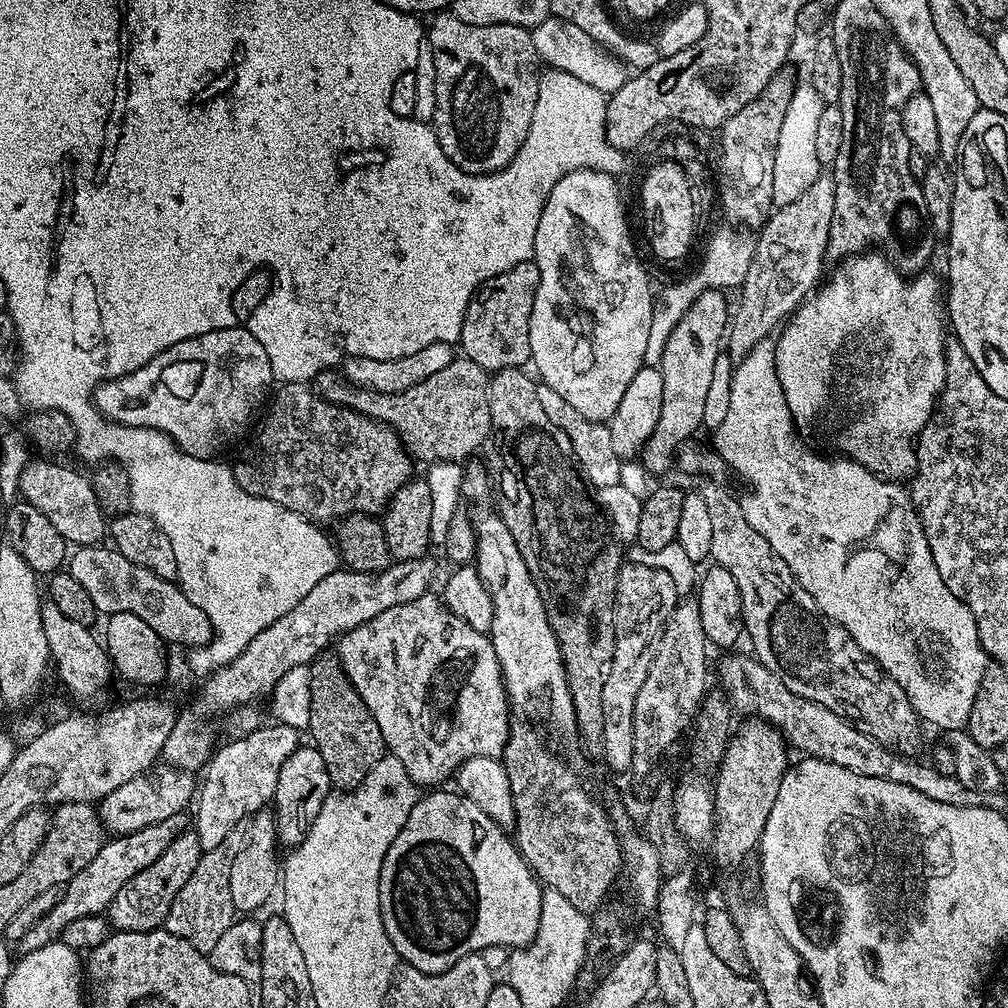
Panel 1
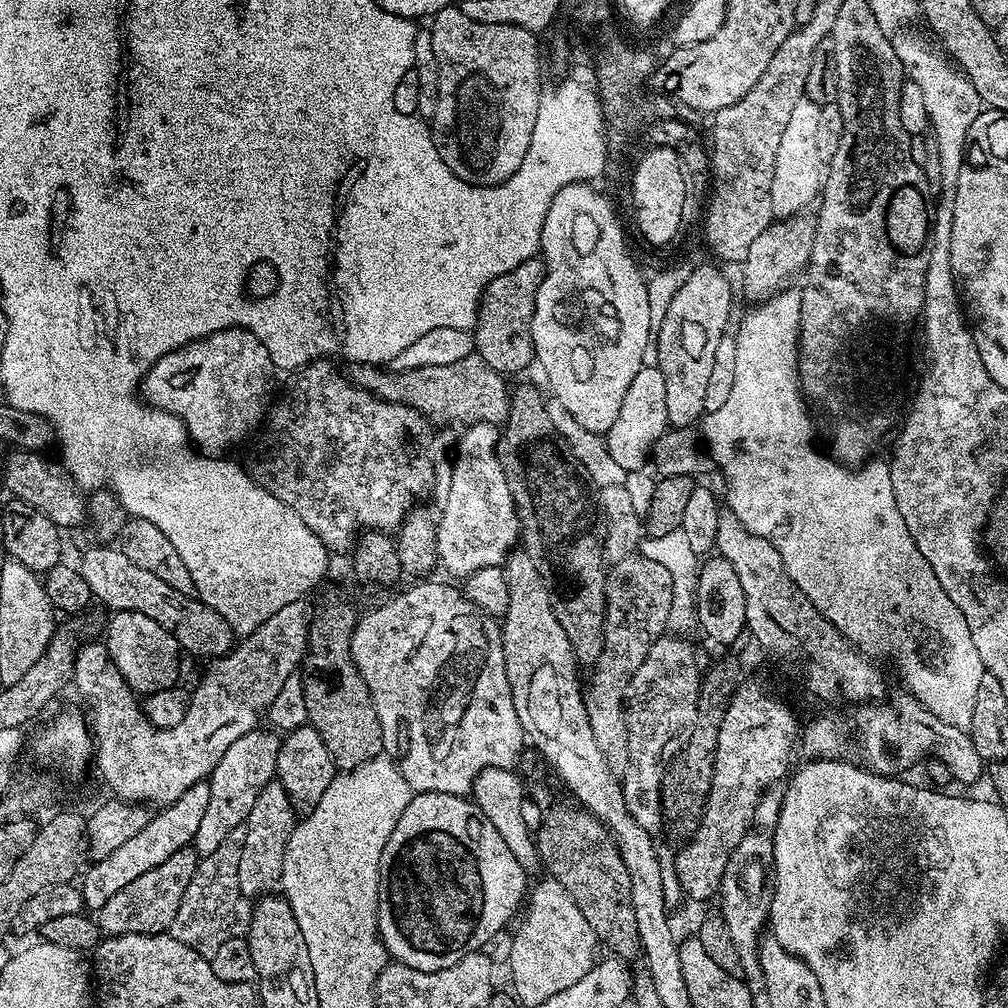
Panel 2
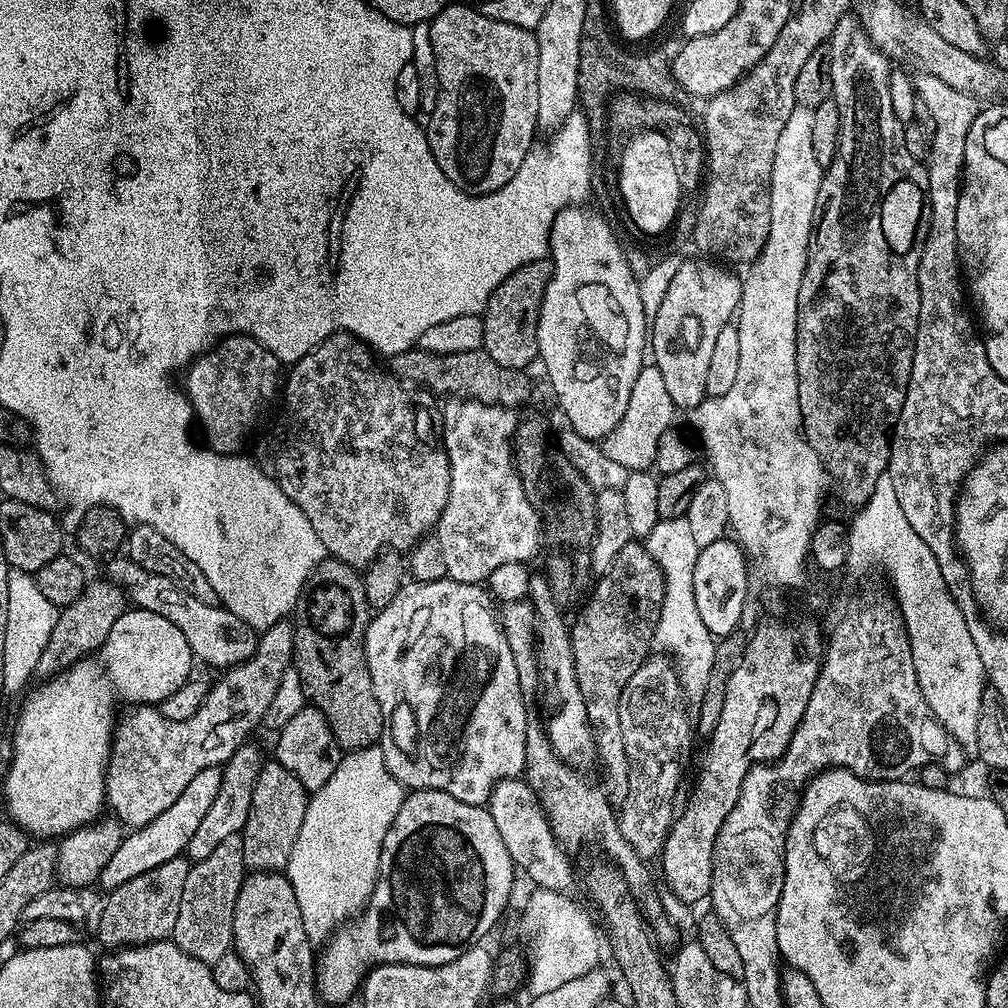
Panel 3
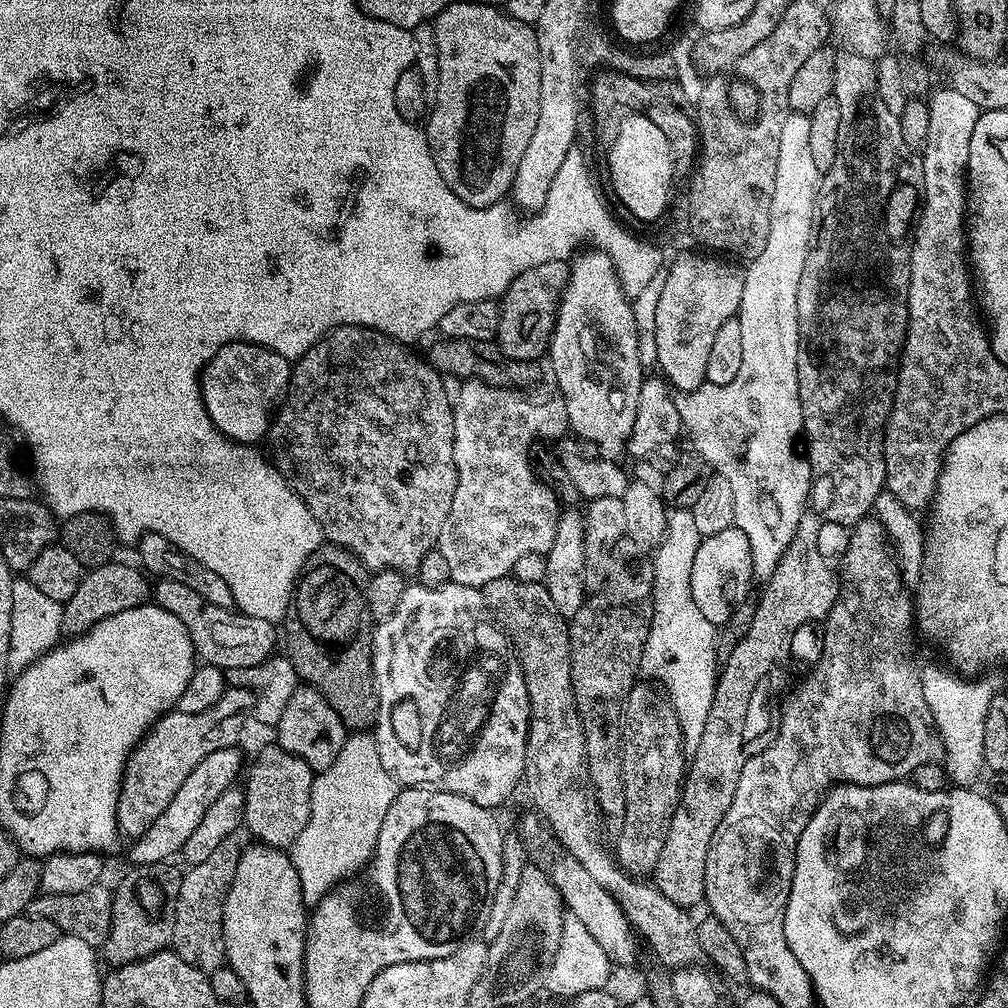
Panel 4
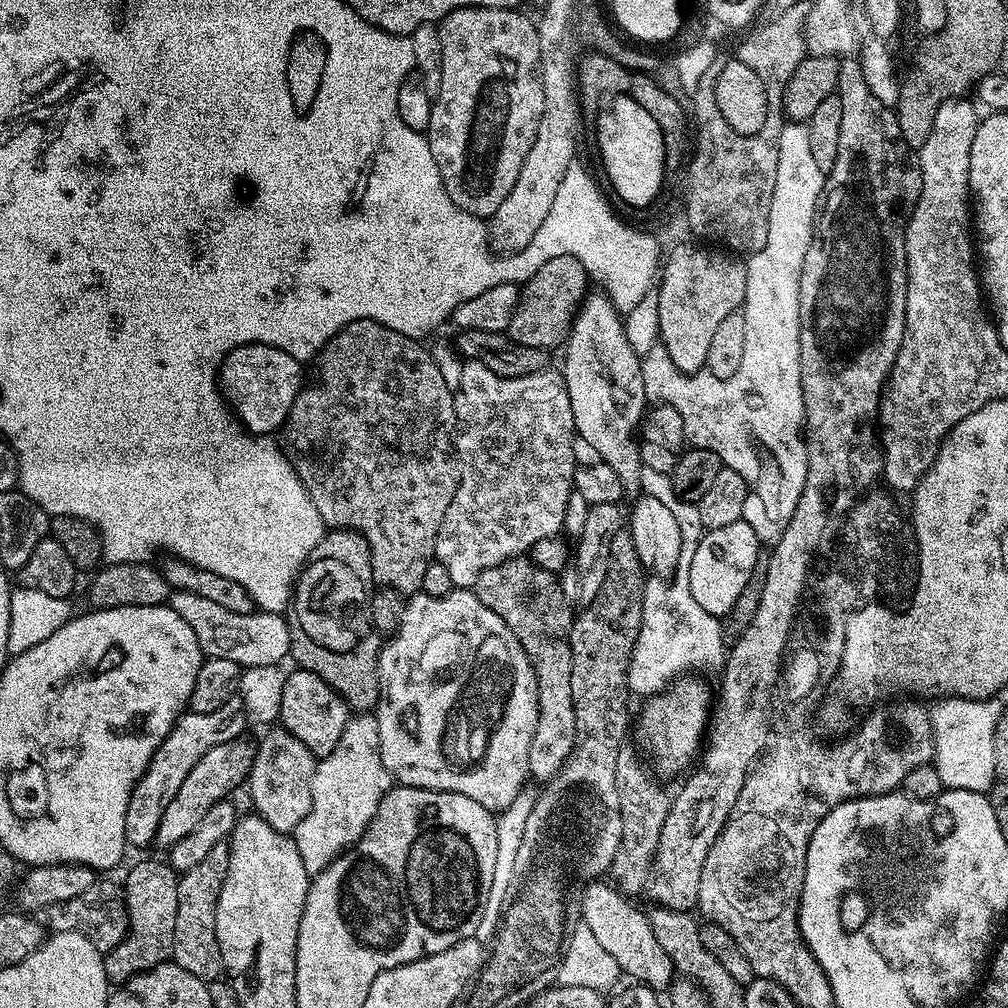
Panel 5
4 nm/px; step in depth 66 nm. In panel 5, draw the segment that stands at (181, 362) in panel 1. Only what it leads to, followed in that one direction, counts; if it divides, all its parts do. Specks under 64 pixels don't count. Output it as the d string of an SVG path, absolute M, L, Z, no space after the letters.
M247 344L230 350L220 365L218 387L223 399L236 411L236 416L247 431L258 436L272 436L279 433L284 420L294 406L301 388L306 383L301 361L296 360L286 350L265 344Z

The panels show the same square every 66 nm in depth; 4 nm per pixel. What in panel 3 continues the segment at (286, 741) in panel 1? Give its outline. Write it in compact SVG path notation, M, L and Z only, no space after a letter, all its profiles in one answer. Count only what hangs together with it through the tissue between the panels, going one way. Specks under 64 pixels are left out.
M245 742L241 748L234 750L232 757L222 766L222 784L218 786L218 794L214 794L214 803L200 819L198 830L190 834L190 842L186 845L186 856L189 861L207 858L223 840L243 833L254 798L254 782L258 782L258 774L266 763L266 757L260 753L259 746L252 743Z

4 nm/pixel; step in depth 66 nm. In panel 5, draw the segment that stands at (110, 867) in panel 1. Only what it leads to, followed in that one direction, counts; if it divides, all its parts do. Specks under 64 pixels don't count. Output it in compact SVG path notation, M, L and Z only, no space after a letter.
M248 738L222 742L214 750L210 750L194 766L190 774L186 774L186 782L182 782L178 794L170 806L166 806L166 814L162 814L160 823L159 843L170 846L180 841L194 826L198 826L198 818L203 818L206 810L214 806L214 802L222 802L225 798L231 797L232 788L241 787L242 782L247 781L248 772L254 766L256 757L256 744L248 741Z

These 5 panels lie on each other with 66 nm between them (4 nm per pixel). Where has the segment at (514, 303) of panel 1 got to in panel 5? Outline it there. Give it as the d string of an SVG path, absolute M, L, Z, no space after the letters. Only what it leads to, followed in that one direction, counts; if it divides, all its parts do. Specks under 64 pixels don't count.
M551 256L545 264L540 264L538 270L529 276L523 287L520 288L520 301L516 304L514 314L510 318L506 332L512 340L522 346L552 350L552 347L563 345L572 331L572 321L584 302L584 297L590 291L590 277L584 264L573 256Z

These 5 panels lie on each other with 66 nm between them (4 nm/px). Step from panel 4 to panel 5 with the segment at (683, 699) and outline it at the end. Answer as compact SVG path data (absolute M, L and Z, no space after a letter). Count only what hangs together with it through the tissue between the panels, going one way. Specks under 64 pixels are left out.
M688 532L681 534L681 554L670 577L672 585L665 590L664 596L648 594L644 597L642 626L632 651L630 669L631 691L635 695L637 692L640 698L667 689L674 678L686 673L684 671L696 663L704 664L709 660L719 665L725 659L726 644L717 635L721 631L721 617L714 614L700 616L702 606L698 606L698 602L694 602L694 594L690 594L690 562L694 558L694 550L698 550L699 541L696 536L688 536Z

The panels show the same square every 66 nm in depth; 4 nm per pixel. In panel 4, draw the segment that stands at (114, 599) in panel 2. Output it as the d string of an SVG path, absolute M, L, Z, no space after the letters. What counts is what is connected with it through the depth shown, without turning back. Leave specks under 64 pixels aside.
M157 579L154 584L154 602L162 610L170 610L170 614L174 614L174 618L186 626L197 657L205 664L213 664L215 668L243 670L258 666L277 651L277 625L273 621L208 604L202 594L194 594L194 590L190 590L190 586L182 586L182 582Z

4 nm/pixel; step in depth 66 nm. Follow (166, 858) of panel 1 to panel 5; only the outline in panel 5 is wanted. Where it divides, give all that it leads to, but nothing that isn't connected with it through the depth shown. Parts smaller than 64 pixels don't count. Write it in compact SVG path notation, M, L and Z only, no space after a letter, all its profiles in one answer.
M163 859L160 860L144 860L134 865L122 883L126 935L116 948L103 953L109 985L124 984L131 976L172 960L174 918L178 918L180 881L176 869Z

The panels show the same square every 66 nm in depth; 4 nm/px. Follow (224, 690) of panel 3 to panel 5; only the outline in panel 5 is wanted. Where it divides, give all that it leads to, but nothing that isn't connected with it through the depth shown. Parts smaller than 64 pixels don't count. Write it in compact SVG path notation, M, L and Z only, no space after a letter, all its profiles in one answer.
M239 698L227 700L218 706L218 710L210 710L210 714L185 711L130 794L130 806L126 806L126 838L133 849L144 848L151 840L155 841L159 837L162 814L166 814L166 806L170 806L182 782L186 782L186 774L194 770L195 764L210 750L222 746L222 742L241 739L245 735L244 724L248 723L244 702Z

